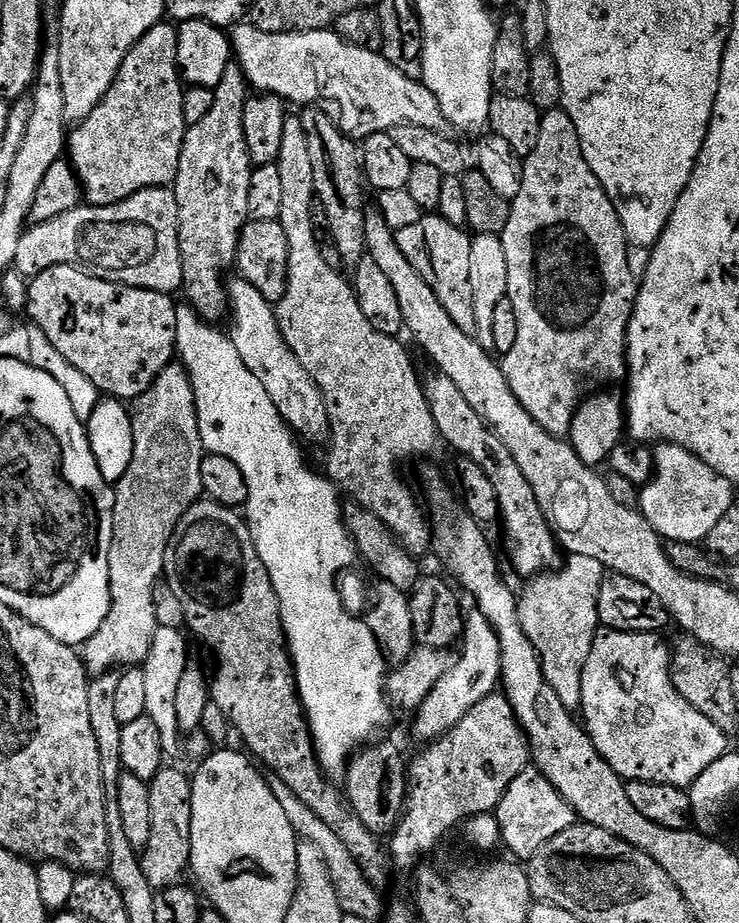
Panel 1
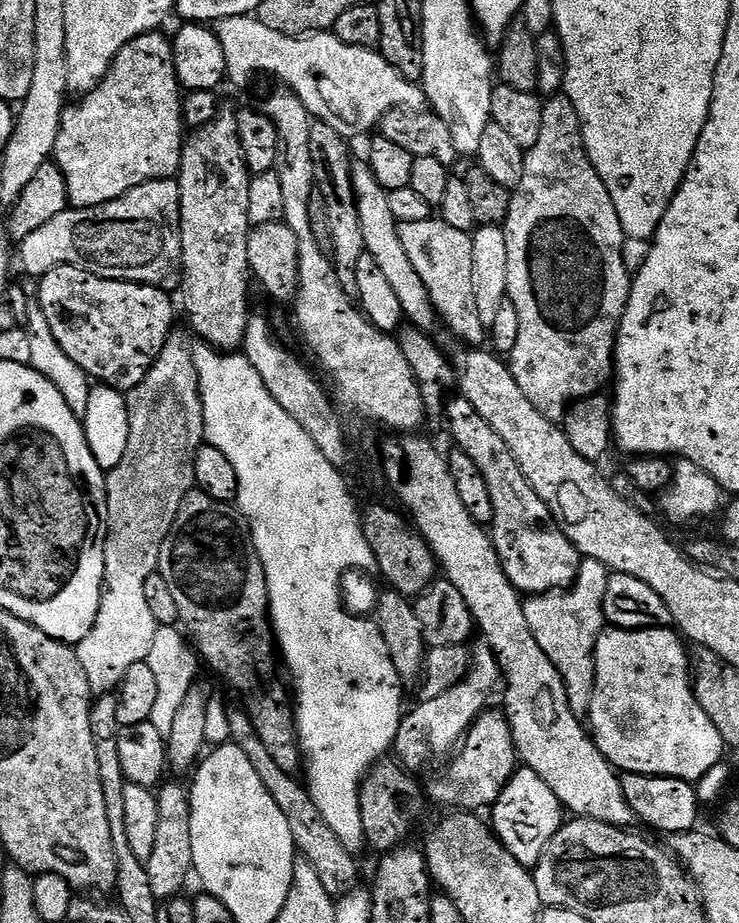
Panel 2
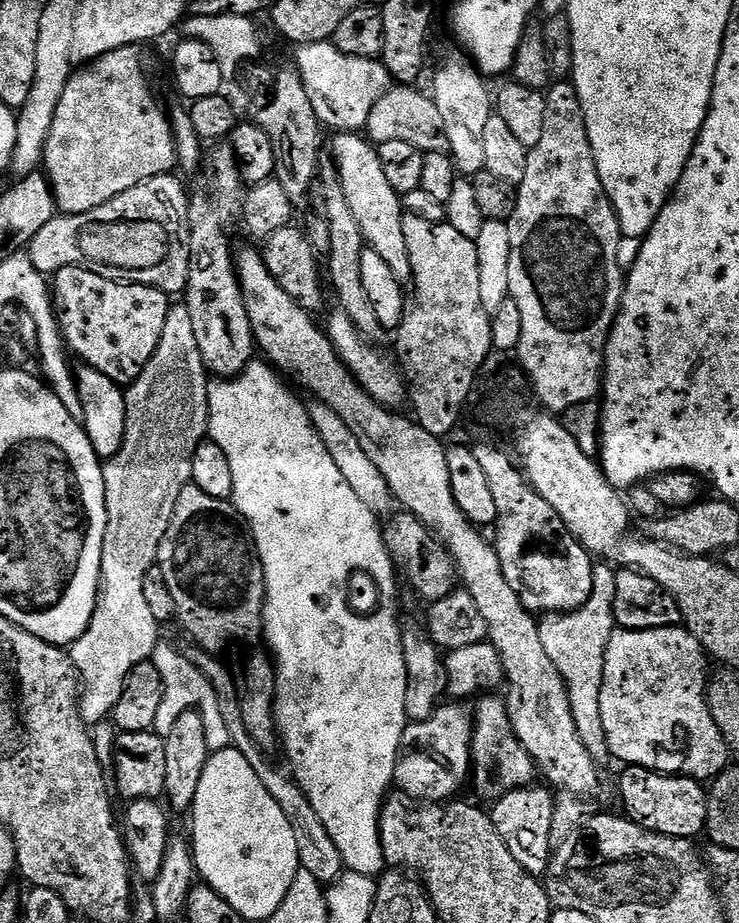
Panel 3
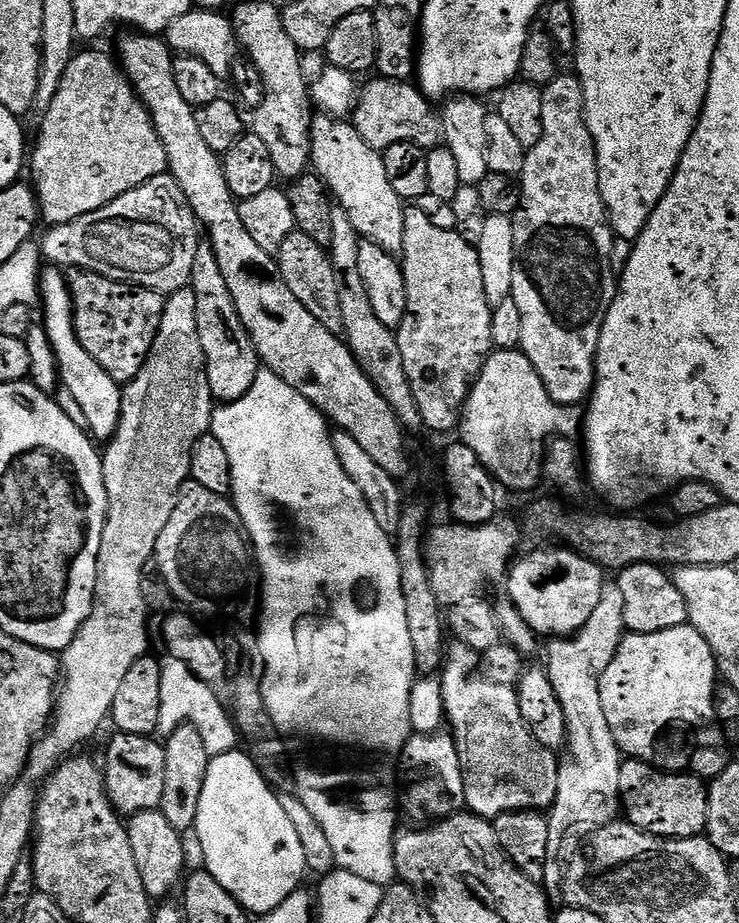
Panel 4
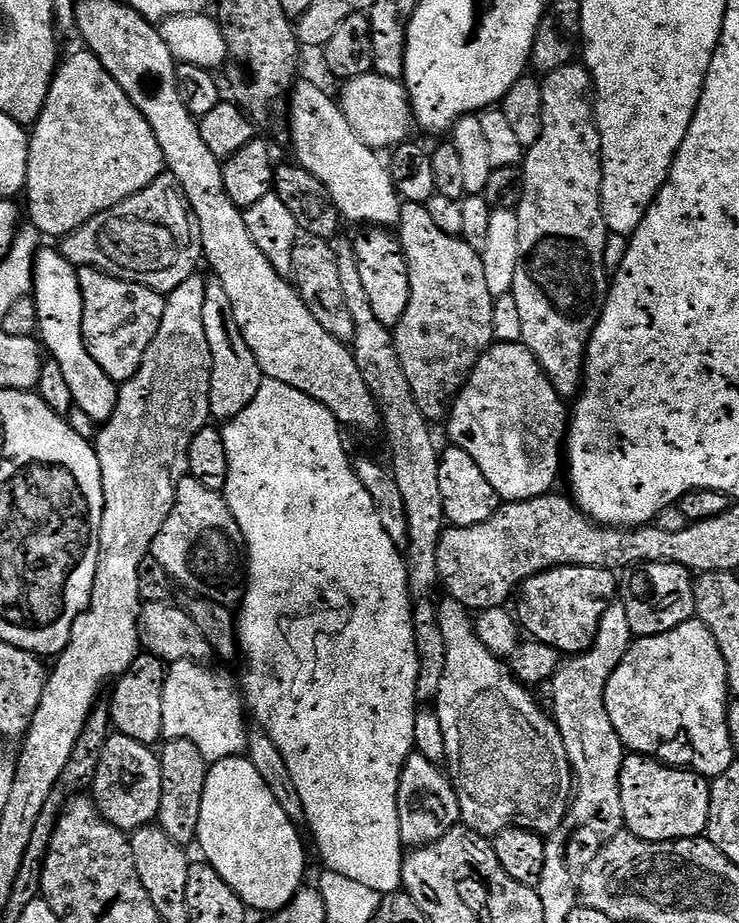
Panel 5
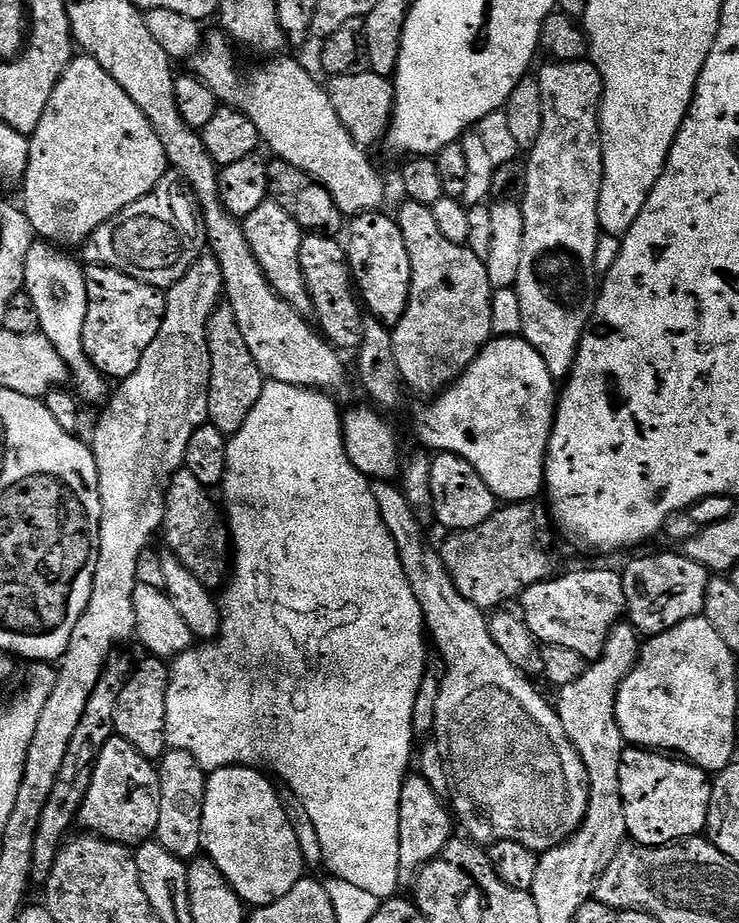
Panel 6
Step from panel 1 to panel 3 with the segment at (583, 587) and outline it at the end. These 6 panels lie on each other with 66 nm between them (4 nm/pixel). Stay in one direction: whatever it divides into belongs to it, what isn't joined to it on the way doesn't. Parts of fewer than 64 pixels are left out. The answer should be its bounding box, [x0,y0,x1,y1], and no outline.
[539,562,618,762]

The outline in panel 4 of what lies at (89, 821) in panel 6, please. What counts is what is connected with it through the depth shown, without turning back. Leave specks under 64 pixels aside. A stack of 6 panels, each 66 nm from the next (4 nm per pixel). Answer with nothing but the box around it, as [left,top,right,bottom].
[102,732,166,818]

